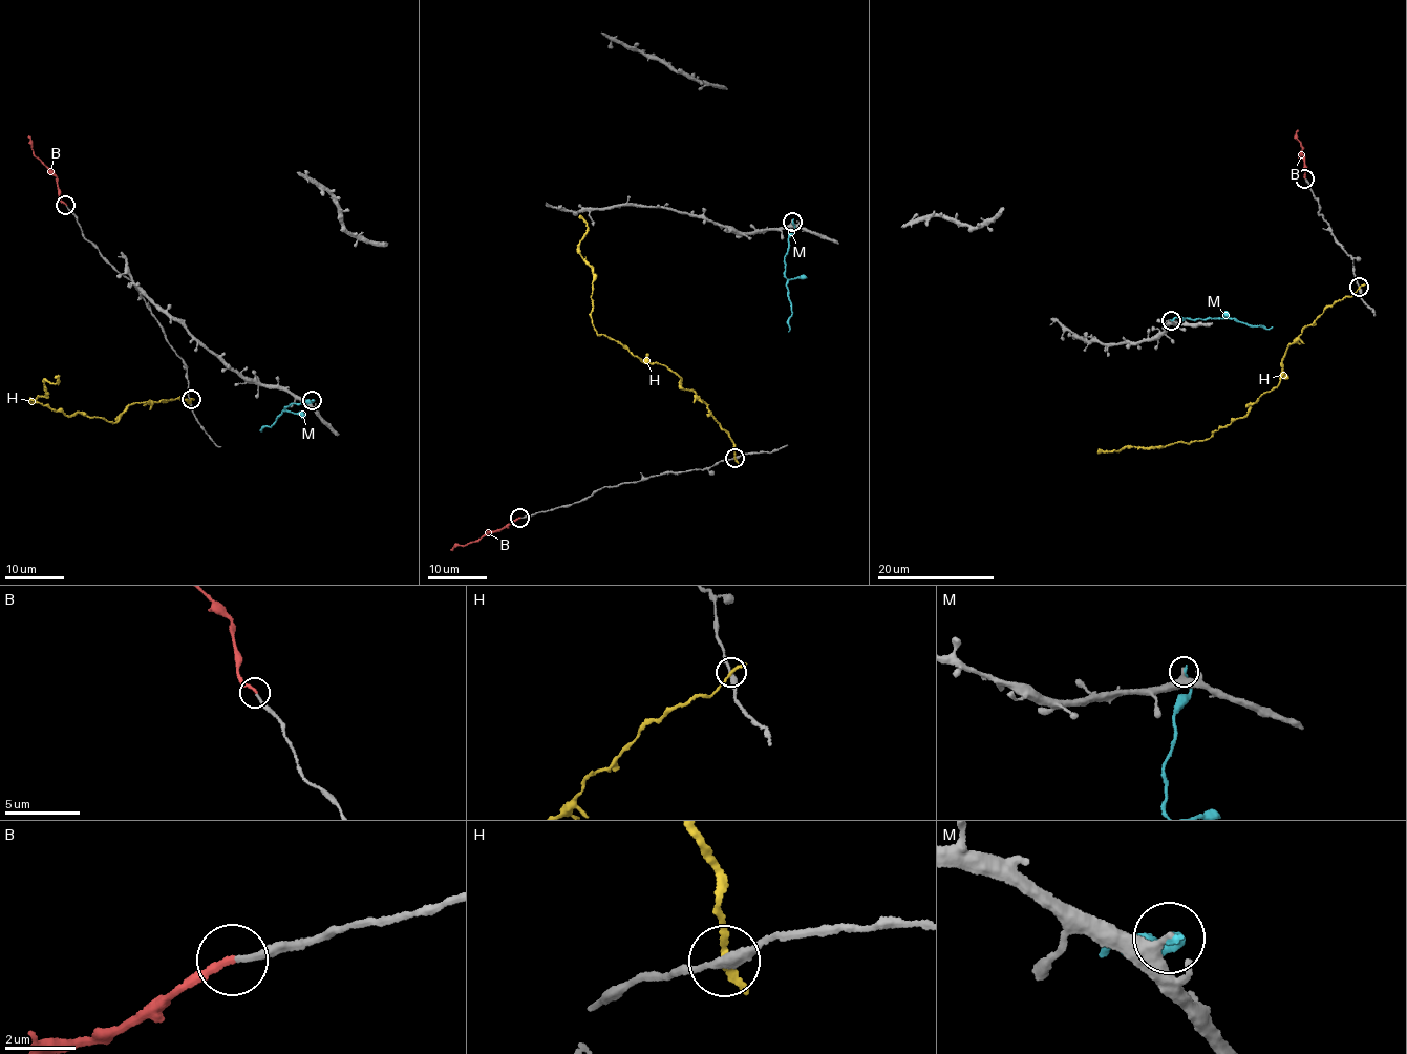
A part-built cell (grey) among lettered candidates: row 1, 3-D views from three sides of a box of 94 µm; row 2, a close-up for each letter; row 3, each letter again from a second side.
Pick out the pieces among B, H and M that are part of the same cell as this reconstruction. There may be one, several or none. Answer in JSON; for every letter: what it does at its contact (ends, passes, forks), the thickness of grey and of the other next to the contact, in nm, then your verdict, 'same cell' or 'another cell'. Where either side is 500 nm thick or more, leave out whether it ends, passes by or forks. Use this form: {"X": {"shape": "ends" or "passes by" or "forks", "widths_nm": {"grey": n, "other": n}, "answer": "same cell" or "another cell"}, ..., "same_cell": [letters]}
{"B": {"shape": "ends", "widths_nm": {"grey": 180, "other": 200}, "answer": "same cell"}, "H": {"shape": "ends", "widths_nm": {"grey": 280, "other": 240}, "answer": "another cell"}, "M": {"shape": "ends", "widths_nm": {"grey": 360, "other": 240}, "answer": "another cell"}, "same_cell": ["B"]}

